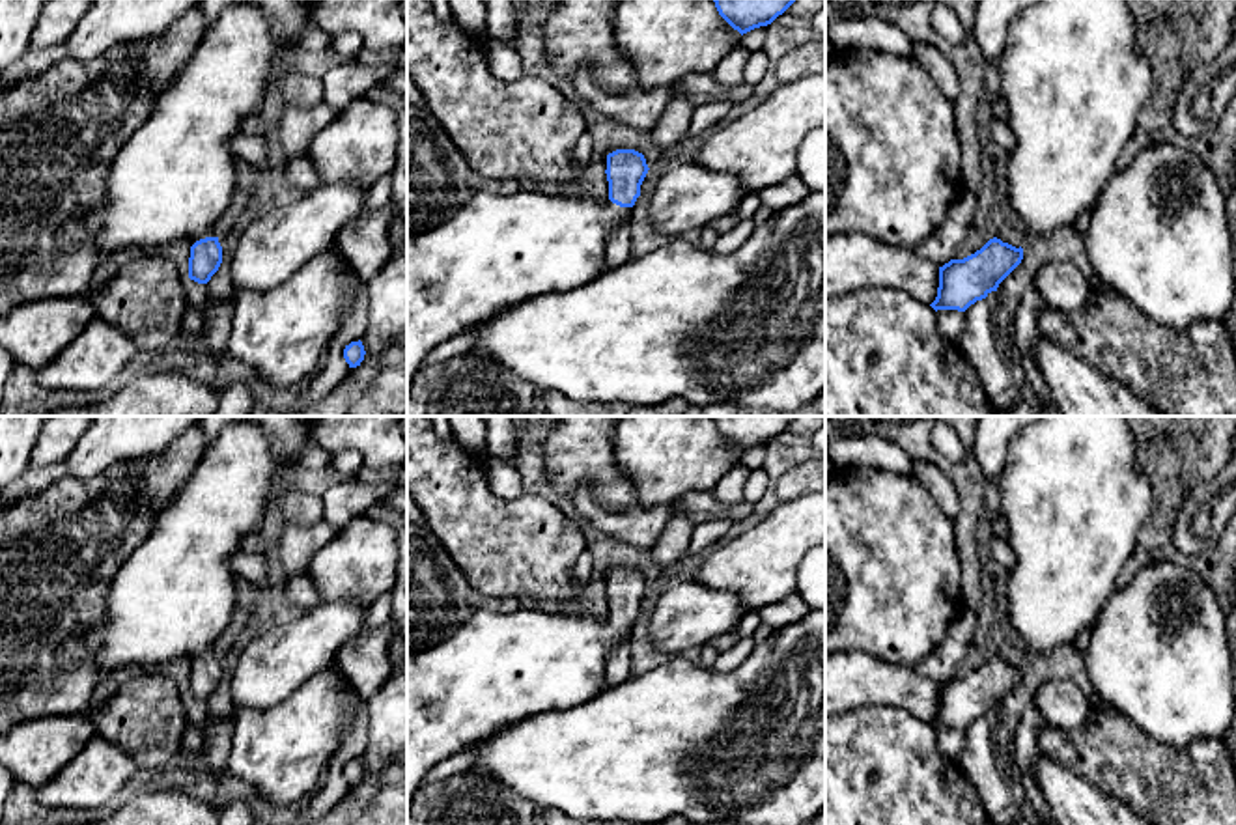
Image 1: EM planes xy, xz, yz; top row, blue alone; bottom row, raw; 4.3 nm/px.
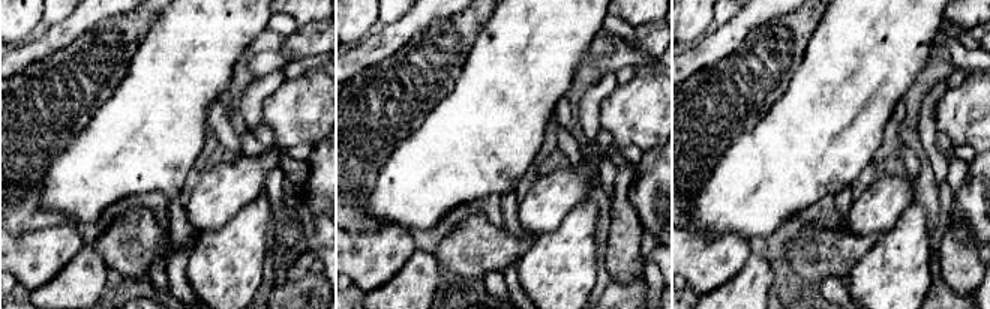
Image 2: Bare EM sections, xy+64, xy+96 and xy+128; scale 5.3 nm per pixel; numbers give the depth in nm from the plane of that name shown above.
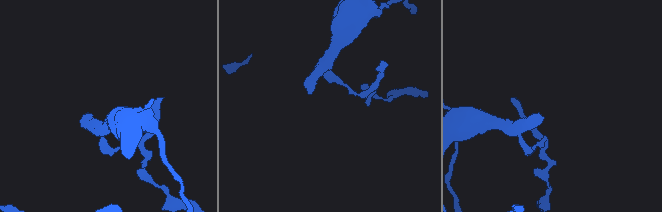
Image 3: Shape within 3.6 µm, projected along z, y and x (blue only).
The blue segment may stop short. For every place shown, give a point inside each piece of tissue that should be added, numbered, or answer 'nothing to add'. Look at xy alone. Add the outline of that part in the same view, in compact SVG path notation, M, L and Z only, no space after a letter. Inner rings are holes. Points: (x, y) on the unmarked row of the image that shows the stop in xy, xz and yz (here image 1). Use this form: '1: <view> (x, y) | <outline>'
1: xy (174, 596) | M256 422L226 426L161 511L153 532L114 575L103 620L60 646L60 668L77 668L82 659L91 657L99 678L129 664L161 666L179 657L194 663L217 655L215 642L235 607L230 560L241 551L241 539L256 534L263 523L267 506L278 496L276 485L291 467L332 468L332 452L310 433L293 457L278 459Z

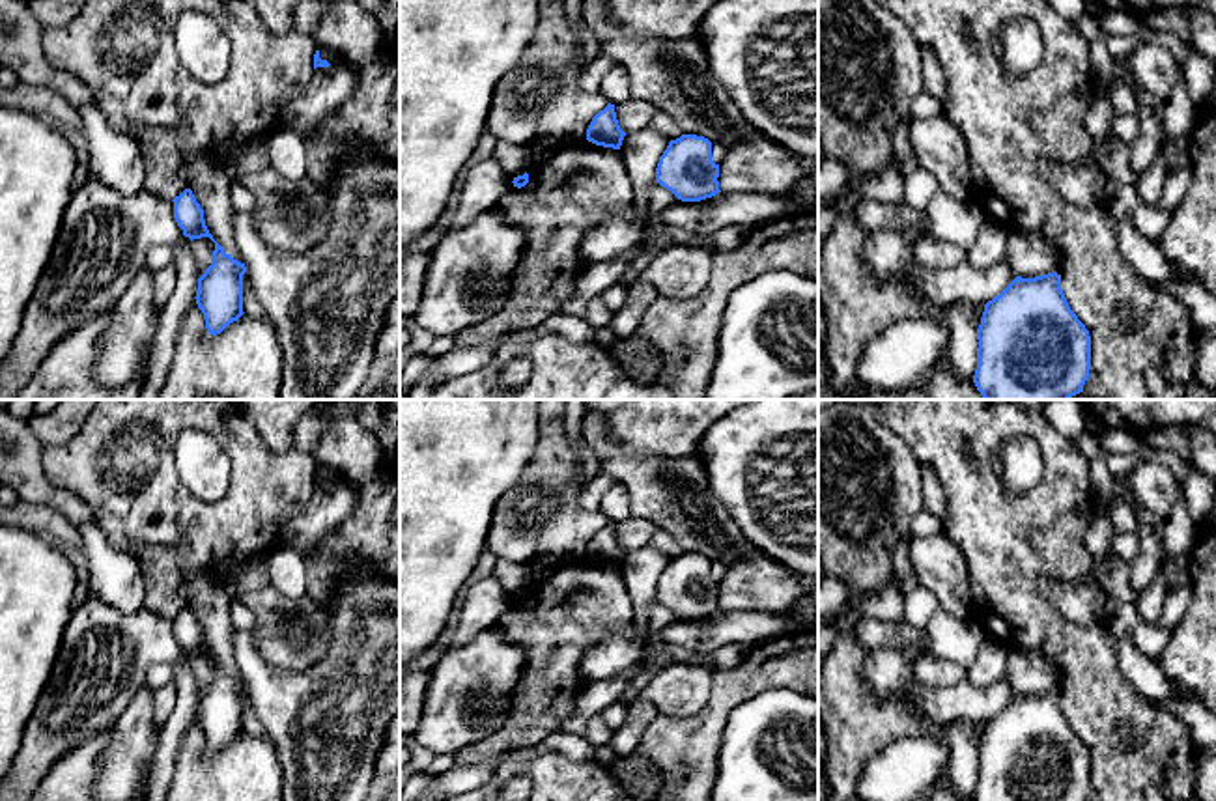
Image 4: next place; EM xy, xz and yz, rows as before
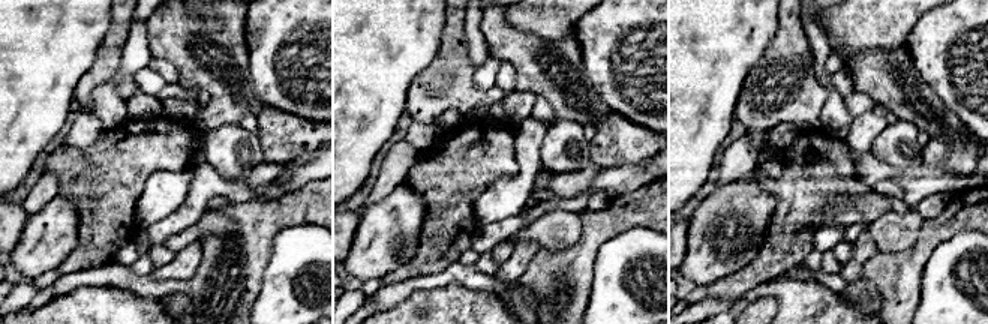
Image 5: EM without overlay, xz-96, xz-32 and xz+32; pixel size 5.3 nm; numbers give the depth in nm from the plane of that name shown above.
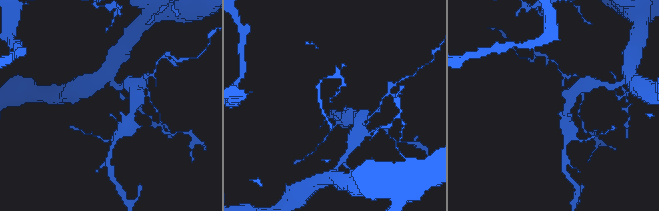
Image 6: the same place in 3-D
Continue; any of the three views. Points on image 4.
nothing to add

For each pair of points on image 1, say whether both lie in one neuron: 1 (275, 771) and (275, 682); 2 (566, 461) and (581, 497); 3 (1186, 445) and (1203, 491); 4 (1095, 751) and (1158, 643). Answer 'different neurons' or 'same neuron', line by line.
1: different neurons
2: different neurons
3: different neurons
4: different neurons

